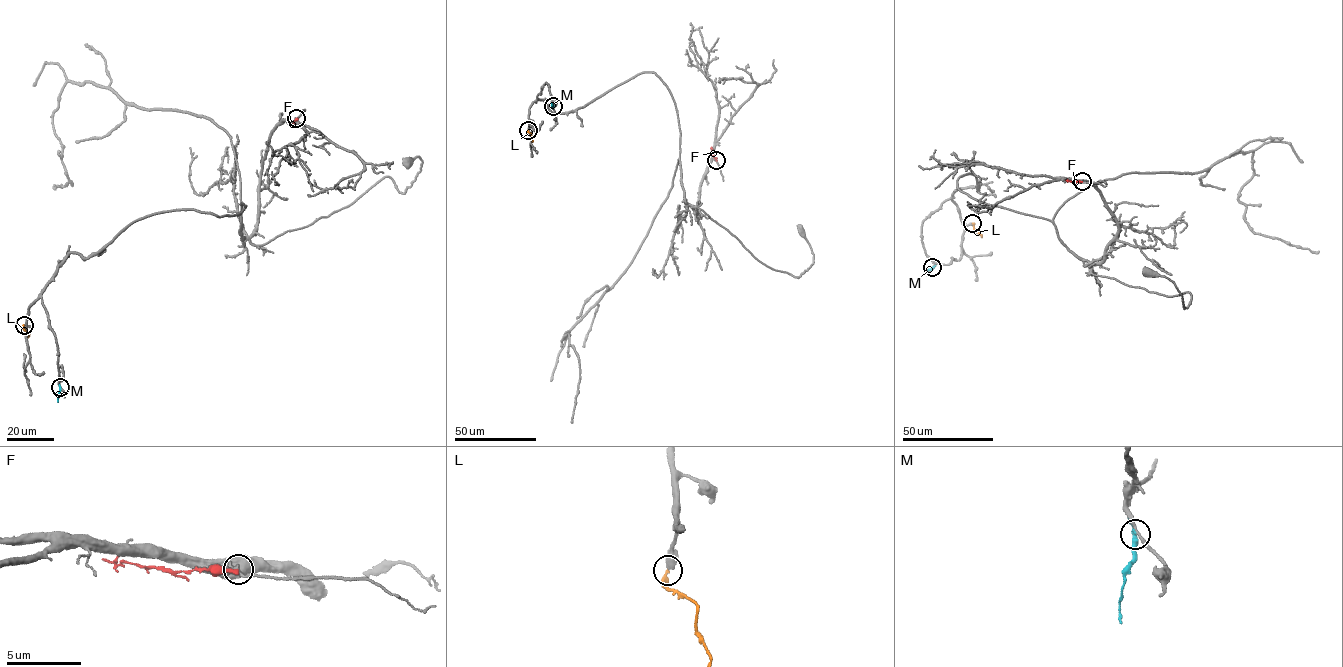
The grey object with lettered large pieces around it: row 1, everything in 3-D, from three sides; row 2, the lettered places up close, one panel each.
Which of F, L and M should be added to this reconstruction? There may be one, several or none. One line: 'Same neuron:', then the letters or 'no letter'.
Same neuron: no letter

